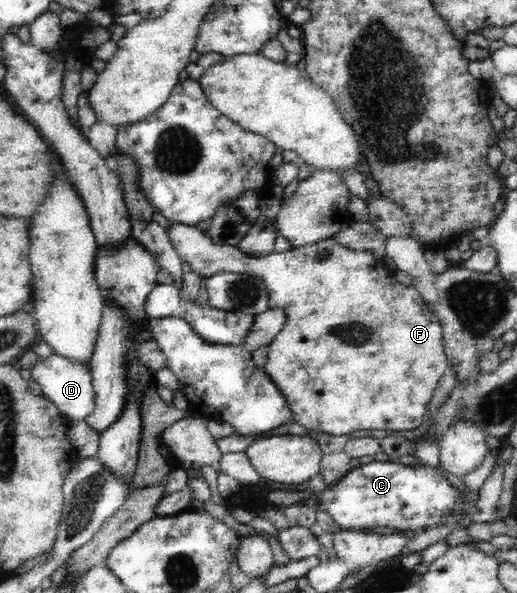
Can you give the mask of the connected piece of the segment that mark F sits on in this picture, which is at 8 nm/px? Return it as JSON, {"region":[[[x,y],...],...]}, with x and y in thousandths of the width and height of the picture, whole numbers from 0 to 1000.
{"region":[[[325,373],[321,378],[327,379],[325,398],[331,410],[338,413],[342,428],[346,428],[350,440],[366,444],[371,457],[397,470],[420,457],[451,457],[474,460],[482,465],[501,465],[509,469],[515,489],[520,492],[520,521],[551,523],[551,548],[544,551],[544,558],[518,580],[518,605],[509,624],[536,649],[536,656],[544,658],[544,664],[551,668],[551,676],[567,695],[567,710],[594,725],[602,723],[640,734],[677,732],[681,735],[694,730],[712,732],[721,723],[733,723],[733,727],[745,727],[747,723],[752,723],[752,727],[787,727],[787,723],[803,723],[818,713],[818,702],[826,693],[834,668],[845,646],[849,646],[849,639],[857,636],[857,629],[867,619],[855,572],[855,551],[838,535],[836,526],[828,523],[812,491],[807,491],[807,486],[799,484],[797,479],[783,482],[764,472],[762,454],[752,457],[745,447],[733,447],[725,430],[714,423],[681,423],[646,406],[644,401],[621,403],[623,406],[615,410],[569,418],[551,423],[551,427],[530,425],[513,432],[474,432],[456,415],[424,415],[412,410],[404,395],[387,390],[381,381],[360,381],[354,376],[335,373]]]}

